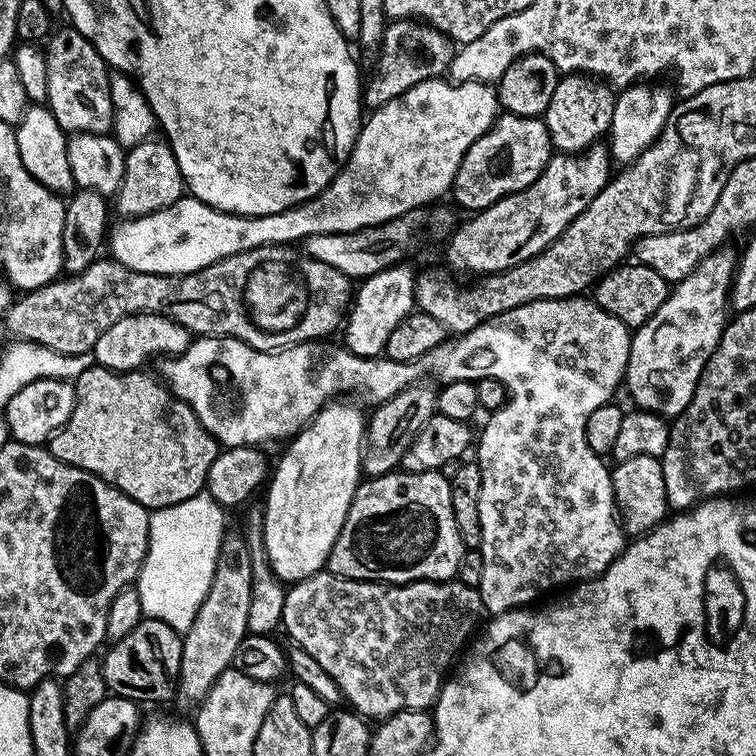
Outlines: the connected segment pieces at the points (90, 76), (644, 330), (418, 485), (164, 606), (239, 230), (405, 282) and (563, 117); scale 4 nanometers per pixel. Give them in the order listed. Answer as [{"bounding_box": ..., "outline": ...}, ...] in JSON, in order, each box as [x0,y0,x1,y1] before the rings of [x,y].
[{"bounding_box":[46,27,114,136],"outline":[[[57,27],[48,37],[46,71],[50,73],[46,106],[54,118],[58,118],[58,126],[62,126],[64,132],[99,136],[111,133],[114,108],[110,102],[110,69],[98,50],[77,28]]]},{"bounding_box":[624,249,738,418],"outline":[[[720,249],[704,258],[686,279],[671,287],[666,302],[651,318],[635,329],[624,384],[639,409],[675,418],[689,405],[697,380],[728,321],[732,279],[738,263],[737,251],[730,249]]]},{"bounding_box":[327,471,466,584],"outline":[[[443,471],[405,472],[365,479],[356,487],[346,522],[328,555],[327,571],[351,580],[374,580],[382,584],[409,584],[415,580],[451,580],[460,571],[466,549],[450,506],[450,480]]]},{"bounding_box":[134,491,226,634],"outline":[[[207,491],[151,513],[148,553],[134,584],[140,591],[142,610],[147,619],[166,622],[181,634],[187,632],[214,578],[220,543],[224,541],[226,531],[224,516],[225,509],[214,502]]]},{"bounding_box":[107,78,501,277],"outline":[[[444,78],[418,82],[418,86],[386,102],[386,106],[375,109],[369,115],[372,117],[363,121],[361,130],[356,135],[356,145],[344,167],[315,200],[295,204],[293,208],[287,208],[278,214],[236,216],[232,212],[220,212],[204,204],[198,197],[185,194],[178,202],[154,214],[121,219],[121,224],[117,228],[115,225],[107,237],[107,251],[112,251],[109,252],[111,259],[135,272],[177,277],[194,274],[222,258],[254,250],[263,244],[292,246],[314,234],[357,232],[375,224],[385,224],[387,220],[423,209],[423,204],[438,199],[443,192],[447,193],[455,182],[463,156],[478,138],[490,130],[501,112],[500,100],[491,84],[479,84],[473,80],[458,84]]]},{"bounding_box":[342,262,417,357],"outline":[[[401,262],[392,264],[373,276],[363,277],[355,289],[342,324],[343,347],[356,356],[379,357],[394,326],[398,326],[398,322],[402,322],[402,318],[406,318],[414,310],[417,275],[417,269],[412,269],[408,262]]]},{"bounding_box":[542,74,616,154],"outline":[[[587,74],[561,75],[558,86],[554,86],[554,94],[550,97],[550,106],[542,117],[549,130],[553,149],[560,154],[580,154],[601,138],[607,137],[615,105],[616,96],[607,83]]]}]

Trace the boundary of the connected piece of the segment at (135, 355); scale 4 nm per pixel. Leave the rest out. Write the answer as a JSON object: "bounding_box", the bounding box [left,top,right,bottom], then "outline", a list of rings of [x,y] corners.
{"bounding_box":[91,312,193,372],"outline":[[[139,312],[118,318],[118,322],[114,322],[114,326],[110,326],[110,330],[104,331],[102,338],[98,338],[98,342],[94,342],[91,353],[93,361],[99,367],[108,368],[111,372],[135,372],[143,369],[147,360],[154,359],[153,361],[155,361],[157,358],[182,355],[192,345],[193,339],[193,333],[188,332],[186,326],[174,322],[168,316],[159,316],[153,312]]]}

